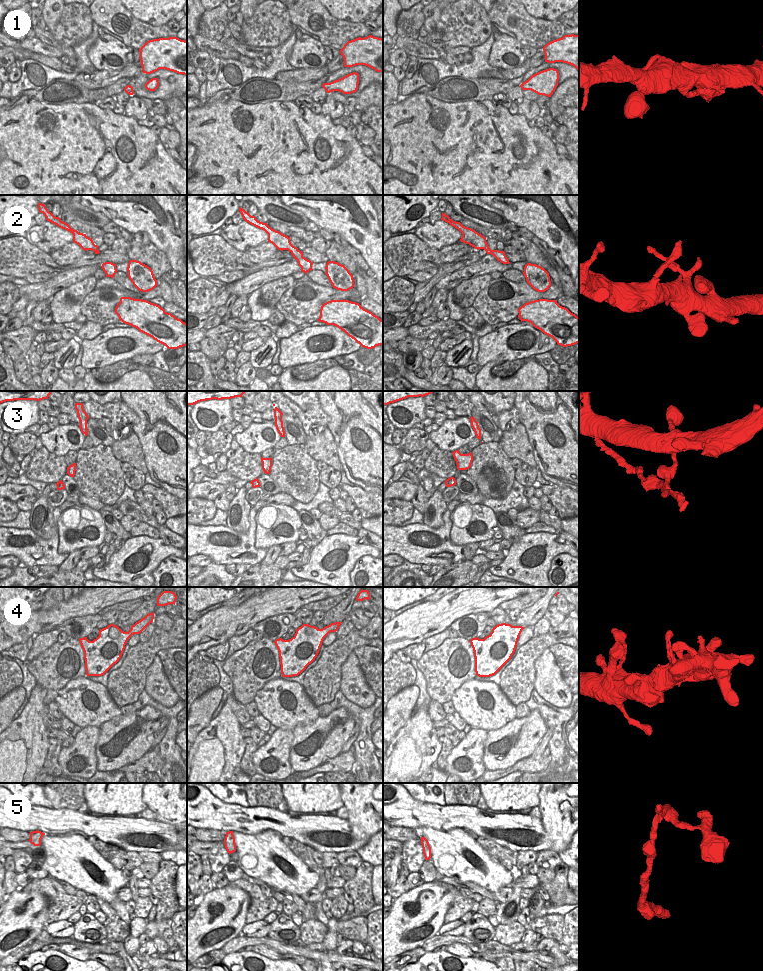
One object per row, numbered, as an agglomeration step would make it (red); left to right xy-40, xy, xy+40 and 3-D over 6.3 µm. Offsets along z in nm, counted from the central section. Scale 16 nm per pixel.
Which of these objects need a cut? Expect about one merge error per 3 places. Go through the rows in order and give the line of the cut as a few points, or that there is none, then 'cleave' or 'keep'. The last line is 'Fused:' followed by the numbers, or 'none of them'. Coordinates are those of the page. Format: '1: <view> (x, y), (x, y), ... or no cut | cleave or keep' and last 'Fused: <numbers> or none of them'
1: no cut | keep
2: no cut | keep
3: xy (270, 466), (264, 471) | cleave
4: no cut | keep
5: no cut | keep
Fused: 3

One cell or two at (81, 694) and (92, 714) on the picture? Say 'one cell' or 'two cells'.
one cell

